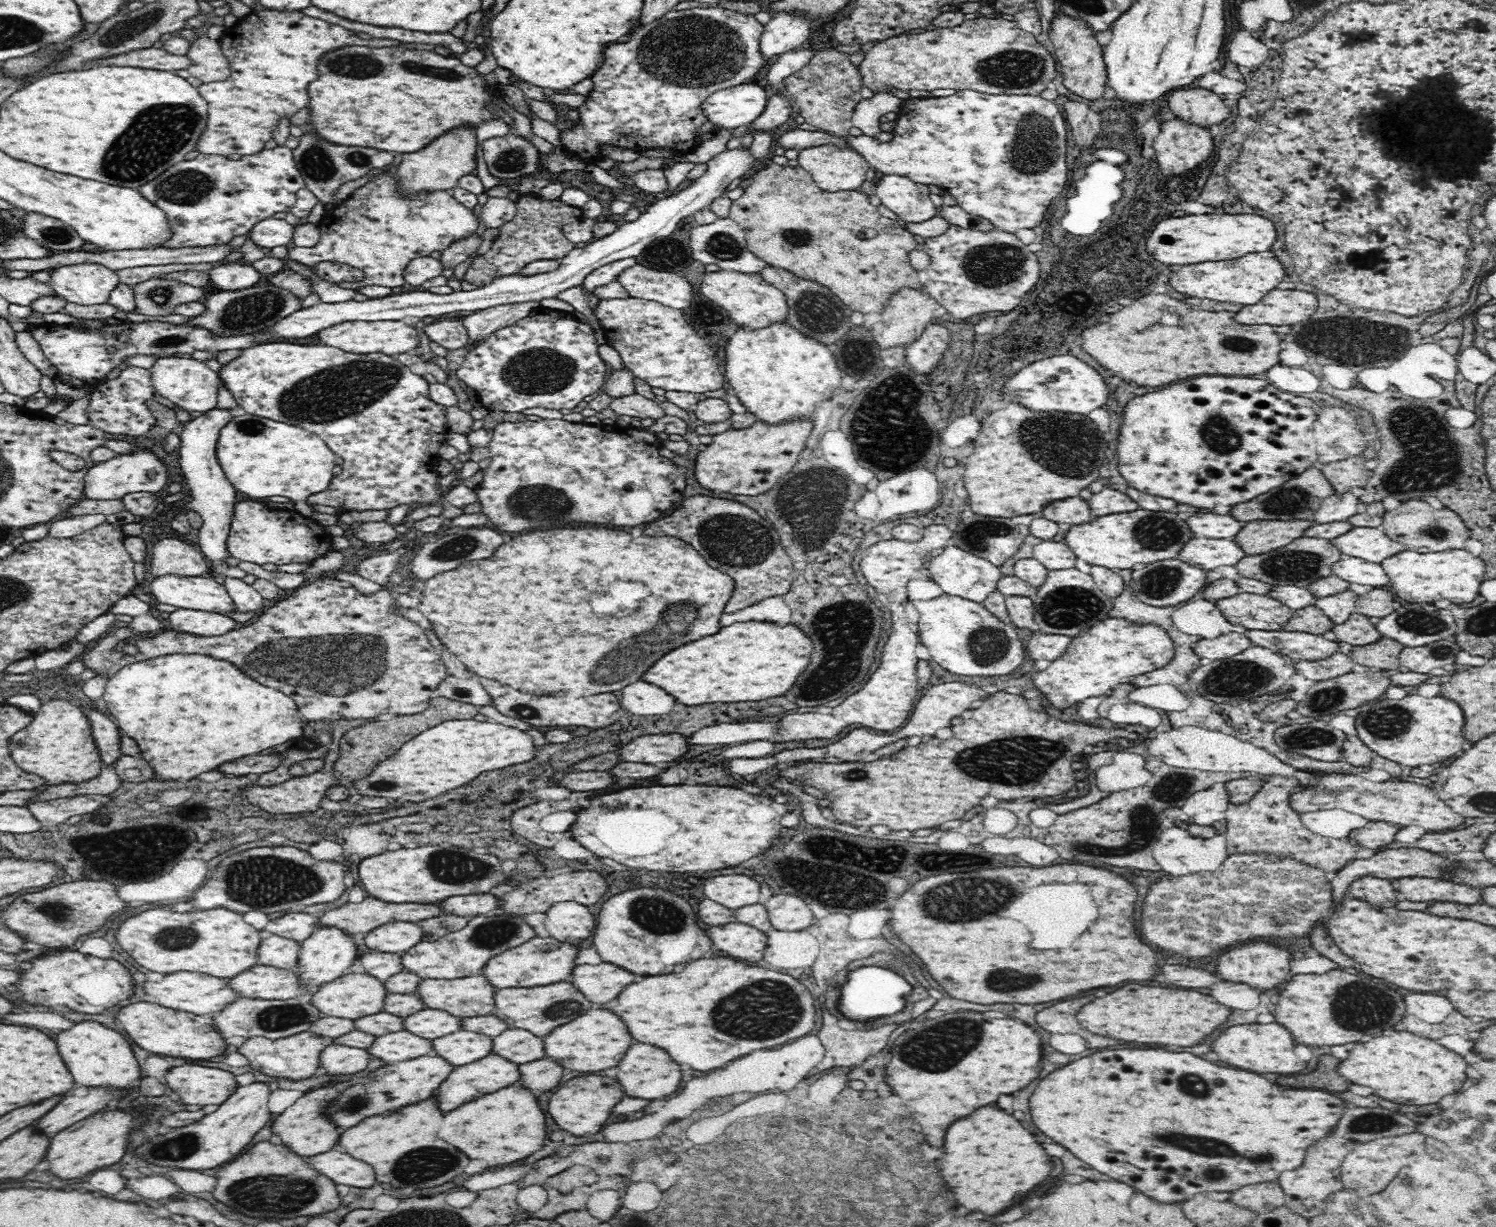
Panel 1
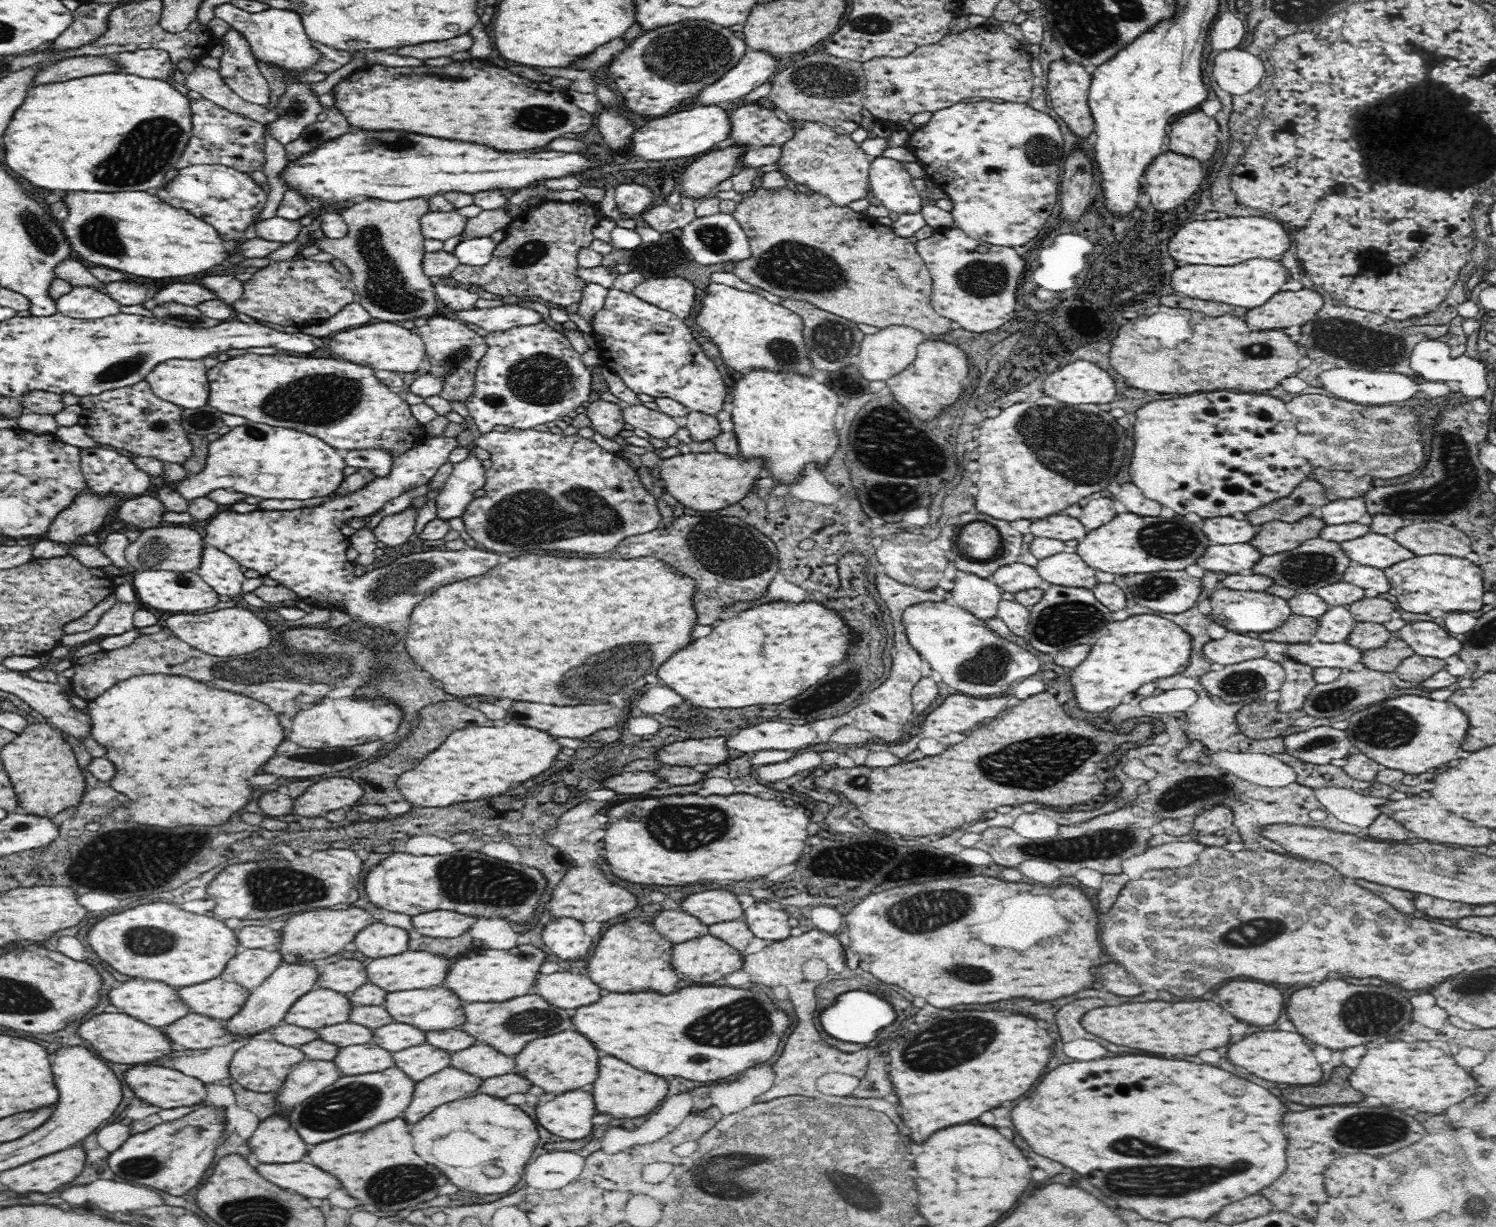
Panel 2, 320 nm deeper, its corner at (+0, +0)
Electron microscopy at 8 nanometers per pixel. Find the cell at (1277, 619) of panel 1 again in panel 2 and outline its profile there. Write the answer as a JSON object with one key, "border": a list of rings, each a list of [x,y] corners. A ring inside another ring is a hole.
{"border":[[[1216,588],[1210,597],[1213,620],[1229,631],[1240,634],[1244,632],[1270,632],[1284,625],[1293,614],[1288,601],[1268,591],[1243,591],[1230,588]]]}

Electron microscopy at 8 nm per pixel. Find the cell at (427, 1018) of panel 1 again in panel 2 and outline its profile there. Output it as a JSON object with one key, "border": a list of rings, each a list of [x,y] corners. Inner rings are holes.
{"border":[[[392,1022],[373,1029],[371,1042],[395,1052],[418,1046],[426,1040],[426,1032],[412,1024]]]}

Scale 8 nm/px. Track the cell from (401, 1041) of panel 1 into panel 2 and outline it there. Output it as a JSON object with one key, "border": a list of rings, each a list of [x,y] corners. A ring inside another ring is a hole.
{"border":[[[372,1042],[339,1048],[333,1063],[341,1076],[356,1076],[357,1073],[380,1072],[395,1066],[390,1049]]]}

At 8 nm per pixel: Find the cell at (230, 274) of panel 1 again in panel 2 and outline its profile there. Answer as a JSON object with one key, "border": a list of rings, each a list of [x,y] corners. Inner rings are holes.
{"border":[[[173,283],[167,287],[159,289],[154,296],[146,299],[143,306],[152,310],[158,304],[168,304],[168,302],[179,302],[188,306],[198,306],[201,302],[216,299],[217,296],[211,290],[204,288],[197,283]]]}

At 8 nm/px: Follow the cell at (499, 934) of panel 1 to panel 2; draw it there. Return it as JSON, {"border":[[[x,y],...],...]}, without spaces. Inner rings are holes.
{"border":[[[405,950],[401,954],[376,958],[365,967],[368,983],[383,988],[385,992],[400,992],[412,989],[430,989],[445,984],[449,973],[450,964],[454,958],[442,958],[442,954],[424,952],[424,950]]]}

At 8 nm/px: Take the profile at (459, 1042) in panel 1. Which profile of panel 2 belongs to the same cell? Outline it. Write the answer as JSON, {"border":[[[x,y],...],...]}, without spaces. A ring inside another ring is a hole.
{"border":[[[426,1042],[395,1052],[395,1066],[402,1068],[408,1076],[414,1077],[416,1083],[432,1076],[443,1068],[451,1066],[450,1049],[436,1048]]]}

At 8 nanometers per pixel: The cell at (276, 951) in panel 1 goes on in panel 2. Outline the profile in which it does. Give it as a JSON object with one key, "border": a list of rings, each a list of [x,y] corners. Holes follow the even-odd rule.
{"border":[[[275,948],[240,949],[220,974],[220,979],[239,982],[253,989],[267,980],[283,964],[283,954]]]}

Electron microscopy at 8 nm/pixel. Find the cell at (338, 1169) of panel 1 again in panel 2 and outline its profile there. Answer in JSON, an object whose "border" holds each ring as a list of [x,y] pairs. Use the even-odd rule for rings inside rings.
{"border":[[[304,1162],[294,1164],[264,1164],[259,1163],[259,1172],[268,1176],[267,1180],[276,1182],[280,1188],[292,1188],[294,1192],[304,1192],[309,1198],[328,1198],[334,1190],[341,1188],[339,1178],[322,1172],[320,1168]]]}

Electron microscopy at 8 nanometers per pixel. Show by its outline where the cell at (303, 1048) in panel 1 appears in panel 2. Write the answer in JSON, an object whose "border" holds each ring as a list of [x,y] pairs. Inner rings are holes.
{"border":[[[267,1036],[249,1038],[239,1048],[230,1061],[229,1076],[240,1086],[252,1092],[276,1092],[286,1082],[286,1077],[294,1064],[305,1059],[302,1049],[294,1045],[280,1044]]]}

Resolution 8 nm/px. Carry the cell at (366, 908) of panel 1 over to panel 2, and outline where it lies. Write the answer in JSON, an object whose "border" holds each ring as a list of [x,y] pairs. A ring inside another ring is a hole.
{"border":[[[361,907],[340,909],[314,909],[292,915],[281,928],[281,941],[276,947],[283,954],[283,963],[312,961],[322,963],[324,959],[341,953],[355,936],[376,920]]]}

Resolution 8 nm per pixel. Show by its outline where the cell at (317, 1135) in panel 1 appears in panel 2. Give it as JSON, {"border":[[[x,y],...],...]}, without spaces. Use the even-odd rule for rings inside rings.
{"border":[[[276,1114],[259,1122],[254,1136],[248,1140],[248,1146],[259,1163],[286,1164],[298,1162],[306,1156],[308,1146],[288,1120],[287,1115]]]}

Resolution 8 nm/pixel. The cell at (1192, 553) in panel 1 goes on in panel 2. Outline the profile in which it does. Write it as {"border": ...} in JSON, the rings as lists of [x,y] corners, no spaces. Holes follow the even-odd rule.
{"border":[[[1249,543],[1234,545],[1213,545],[1196,560],[1204,570],[1218,572],[1221,575],[1249,573],[1252,566],[1263,554]]]}

